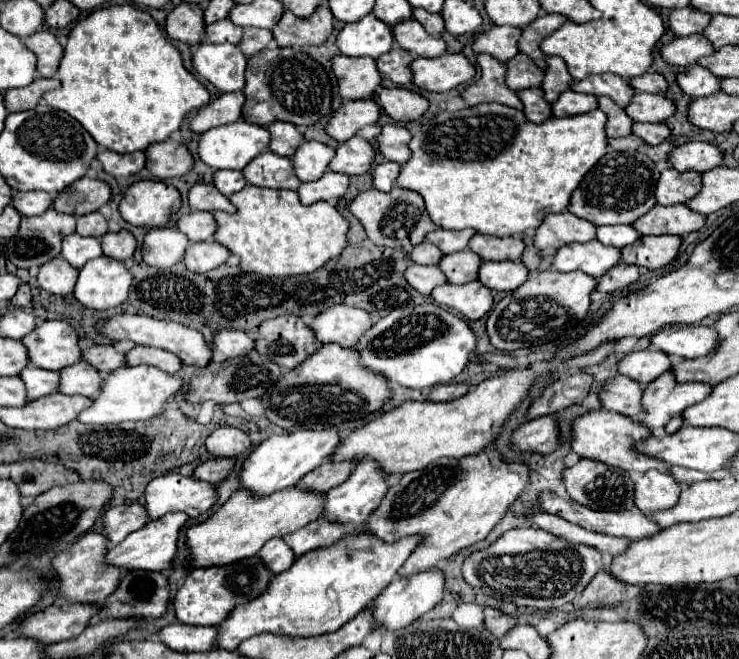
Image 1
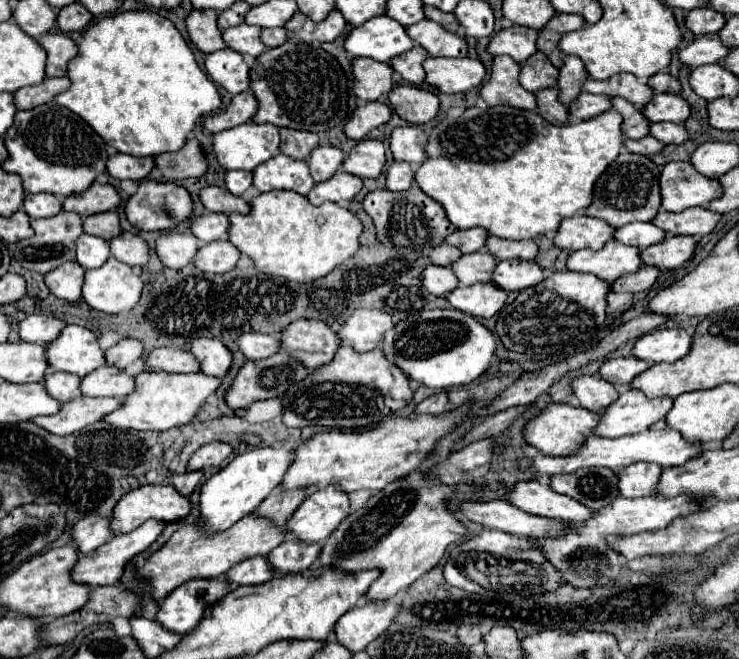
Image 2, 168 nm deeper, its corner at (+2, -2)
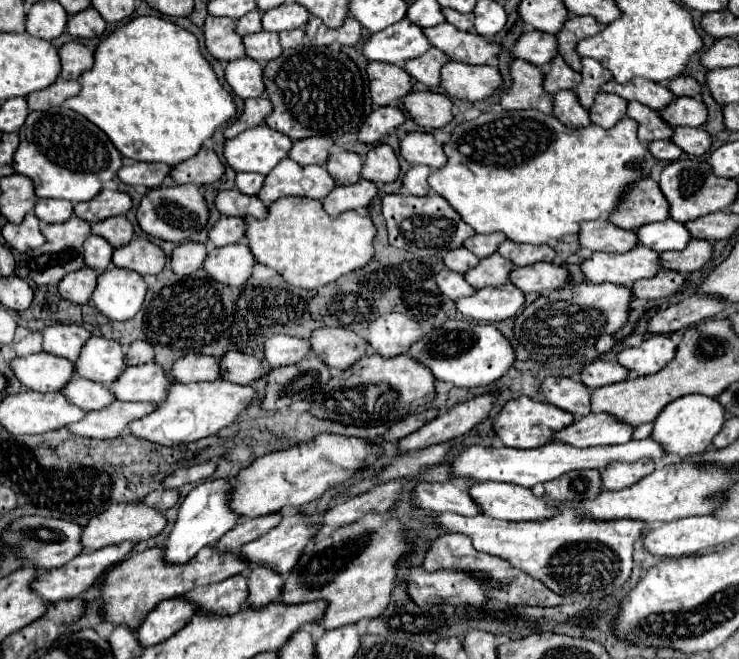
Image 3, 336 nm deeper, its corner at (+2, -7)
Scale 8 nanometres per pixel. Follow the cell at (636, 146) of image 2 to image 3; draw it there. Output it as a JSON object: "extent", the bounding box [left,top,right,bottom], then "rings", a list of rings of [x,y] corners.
{"extent":[649,139,683,161],"rings":[[[669,139],[667,141],[651,141],[649,143],[649,151],[651,155],[655,155],[657,161],[675,161],[679,159],[679,155],[683,153],[675,143],[671,143]]]}

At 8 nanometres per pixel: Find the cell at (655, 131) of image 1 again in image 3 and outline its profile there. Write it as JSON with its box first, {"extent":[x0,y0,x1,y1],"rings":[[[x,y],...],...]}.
{"extent":[671,127,711,155],"rings":[[[677,127],[673,129],[671,141],[687,155],[703,155],[711,147],[711,137],[701,127]]]}

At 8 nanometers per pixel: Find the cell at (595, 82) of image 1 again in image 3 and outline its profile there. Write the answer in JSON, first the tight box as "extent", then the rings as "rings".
{"extent":[601,77,675,111],"rings":[[[635,77],[623,85],[611,81],[611,83],[605,83],[601,87],[601,91],[621,95],[625,101],[639,101],[639,103],[651,107],[653,111],[661,111],[665,105],[669,105],[675,99],[673,93],[665,85],[657,85],[643,77]]]}

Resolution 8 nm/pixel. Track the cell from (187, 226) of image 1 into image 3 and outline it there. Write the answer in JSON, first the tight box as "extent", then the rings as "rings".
{"extent":[207,217,245,247],"rings":[[[219,217],[219,221],[209,229],[207,237],[215,247],[231,245],[243,239],[245,233],[245,223],[241,217]]]}

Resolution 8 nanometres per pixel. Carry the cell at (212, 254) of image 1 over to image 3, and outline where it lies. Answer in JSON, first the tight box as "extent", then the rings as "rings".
{"extent":[205,243,255,285],"rings":[[[243,243],[213,249],[205,259],[205,271],[225,285],[243,285],[249,279],[253,265],[255,259]]]}

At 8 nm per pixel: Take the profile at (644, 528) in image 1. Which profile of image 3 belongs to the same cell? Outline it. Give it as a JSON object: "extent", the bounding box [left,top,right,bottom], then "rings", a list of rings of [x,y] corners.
{"extent":[469,483,555,521],"rings":[[[475,483],[469,495],[493,519],[531,521],[555,517],[549,499],[535,495],[531,489],[515,487],[515,483]]]}

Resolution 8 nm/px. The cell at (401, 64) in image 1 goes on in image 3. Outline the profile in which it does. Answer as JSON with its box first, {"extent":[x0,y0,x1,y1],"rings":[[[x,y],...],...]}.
{"extent":[403,47,449,87],"rings":[[[431,47],[427,53],[423,53],[419,59],[409,59],[403,69],[419,83],[427,87],[439,85],[439,71],[449,61],[447,55],[443,55],[439,49]]]}

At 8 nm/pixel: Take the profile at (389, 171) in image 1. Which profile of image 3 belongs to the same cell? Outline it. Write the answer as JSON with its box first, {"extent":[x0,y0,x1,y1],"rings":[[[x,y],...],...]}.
{"extent":[401,165,431,195],"rings":[[[415,165],[415,167],[411,167],[411,169],[401,177],[403,193],[409,193],[409,195],[427,195],[427,193],[429,193],[429,185],[427,185],[429,173],[431,173],[431,169],[425,167],[425,165]]]}

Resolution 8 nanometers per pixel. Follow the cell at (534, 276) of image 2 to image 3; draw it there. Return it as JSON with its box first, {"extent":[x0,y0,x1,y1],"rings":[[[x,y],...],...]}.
{"extent":[509,263,567,293],"rings":[[[533,263],[527,267],[513,267],[509,281],[519,287],[523,293],[547,293],[551,289],[567,285],[565,267],[557,267],[553,263]]]}

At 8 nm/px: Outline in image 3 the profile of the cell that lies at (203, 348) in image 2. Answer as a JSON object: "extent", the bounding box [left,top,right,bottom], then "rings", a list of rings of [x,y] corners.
{"extent":[219,351,269,385],"rings":[[[227,351],[219,359],[219,367],[223,367],[223,379],[239,385],[249,385],[253,379],[265,377],[269,371],[269,365],[263,367],[263,361],[241,351]]]}

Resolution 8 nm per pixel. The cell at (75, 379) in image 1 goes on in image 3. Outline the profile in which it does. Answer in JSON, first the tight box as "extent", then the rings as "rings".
{"extent":[107,365,169,403],"rings":[[[137,365],[127,367],[115,383],[111,383],[107,389],[115,393],[115,399],[119,401],[145,401],[145,403],[161,403],[165,399],[169,379],[165,371],[155,365]]]}

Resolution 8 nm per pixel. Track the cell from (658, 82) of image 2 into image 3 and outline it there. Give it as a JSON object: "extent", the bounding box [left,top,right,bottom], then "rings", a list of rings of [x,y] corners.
{"extent":[667,75,699,97],"rings":[[[677,75],[675,79],[669,81],[667,89],[673,91],[675,97],[699,97],[699,85],[695,83],[695,79],[691,77],[683,77],[683,75]]]}

